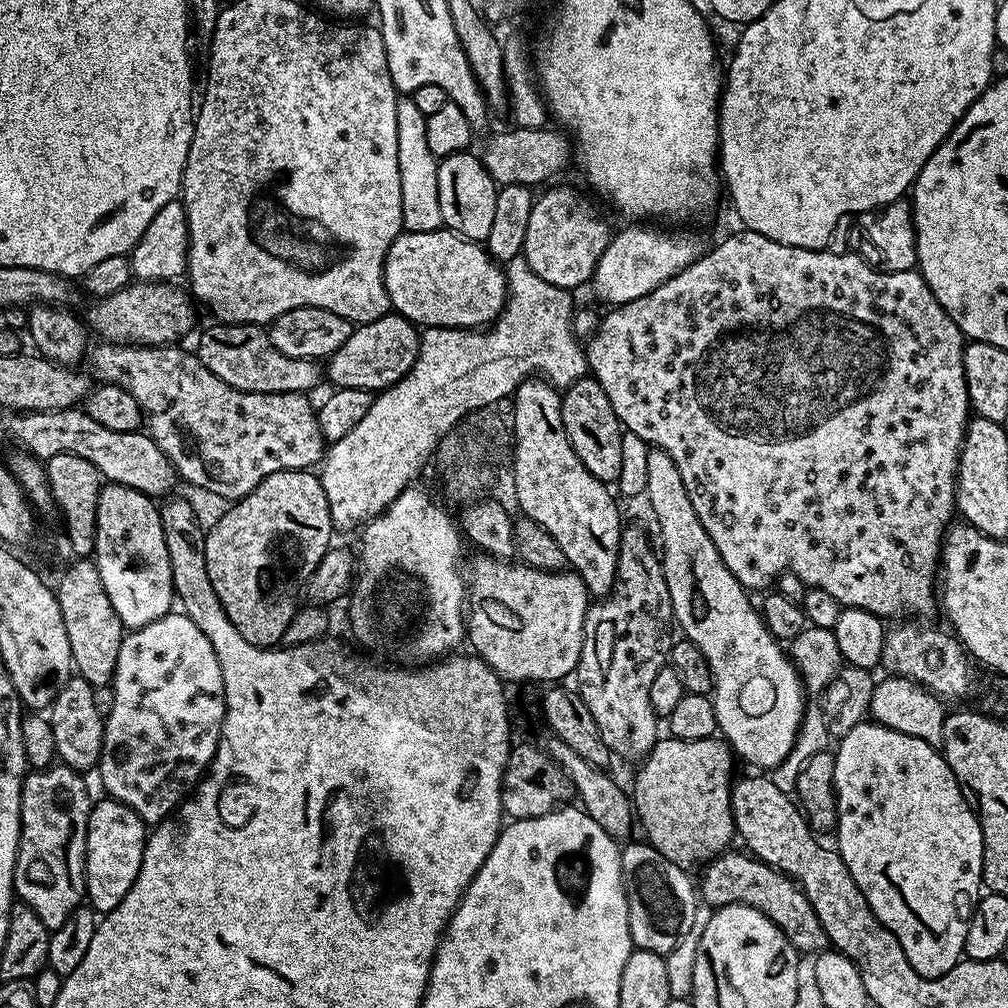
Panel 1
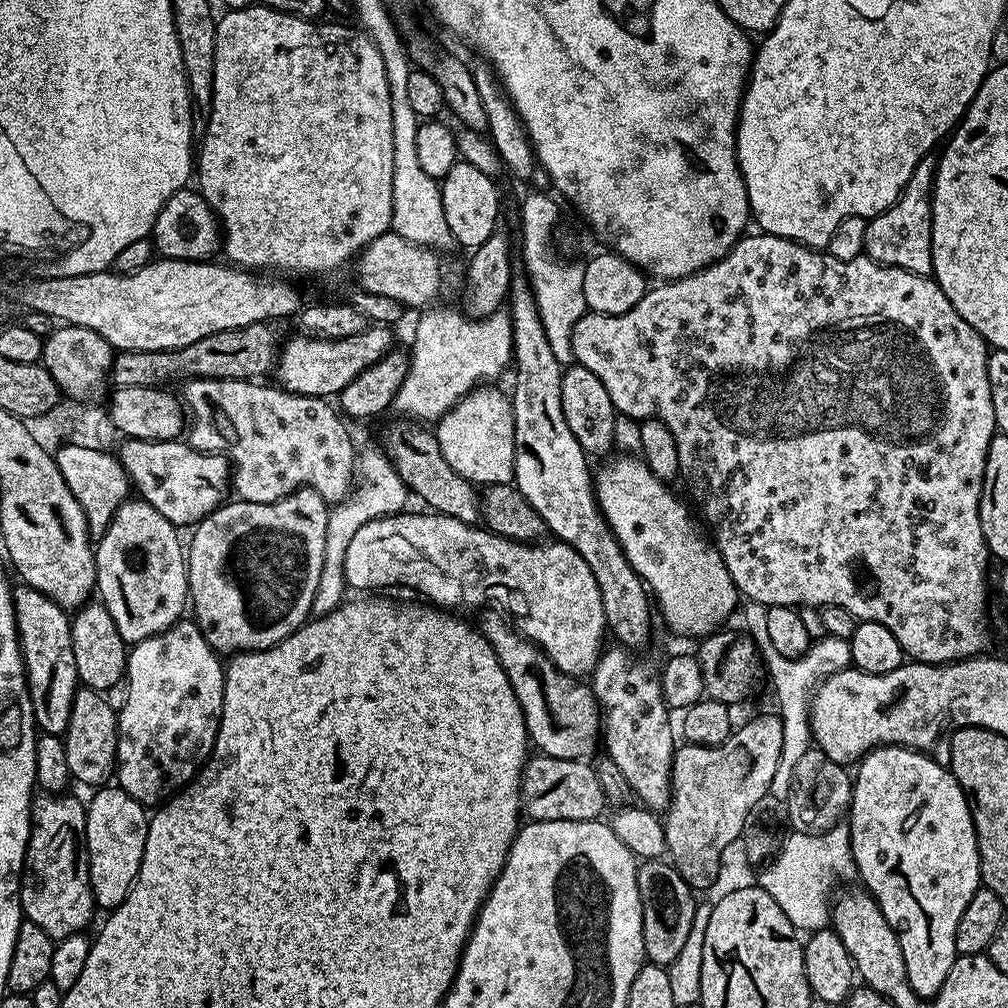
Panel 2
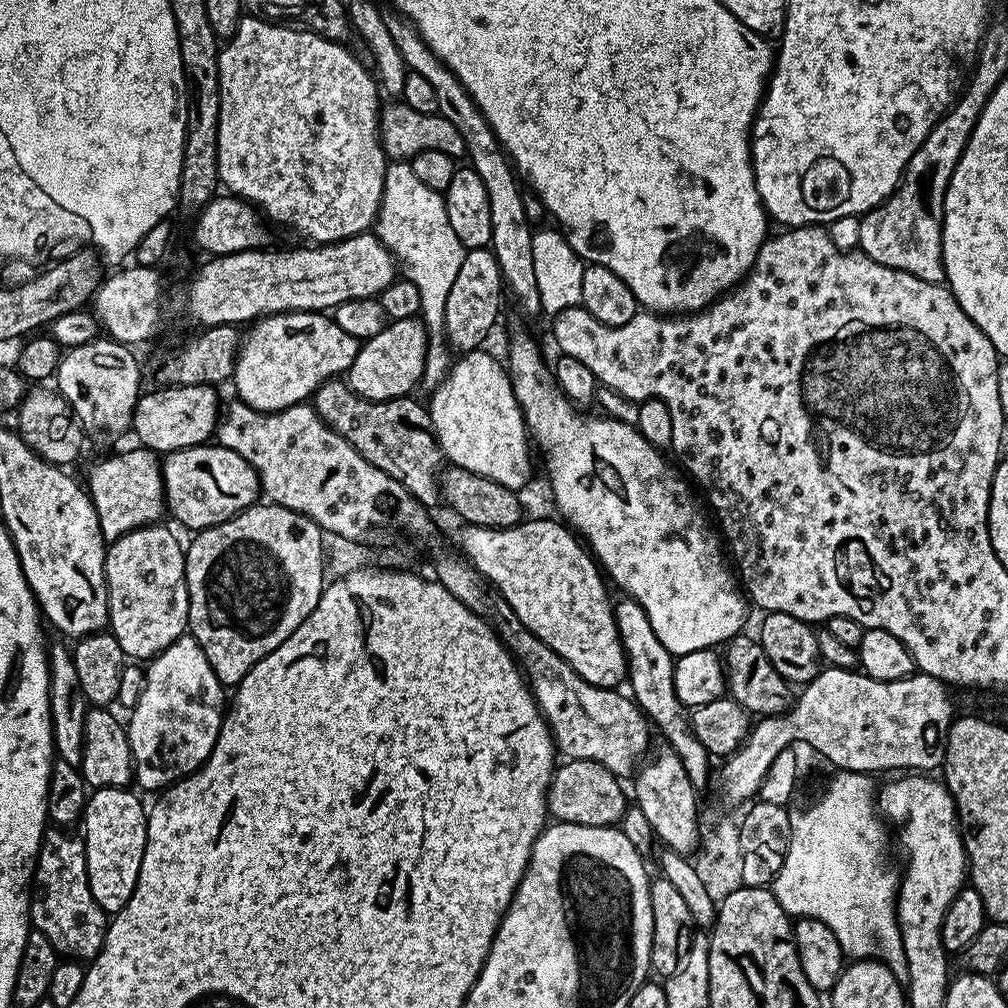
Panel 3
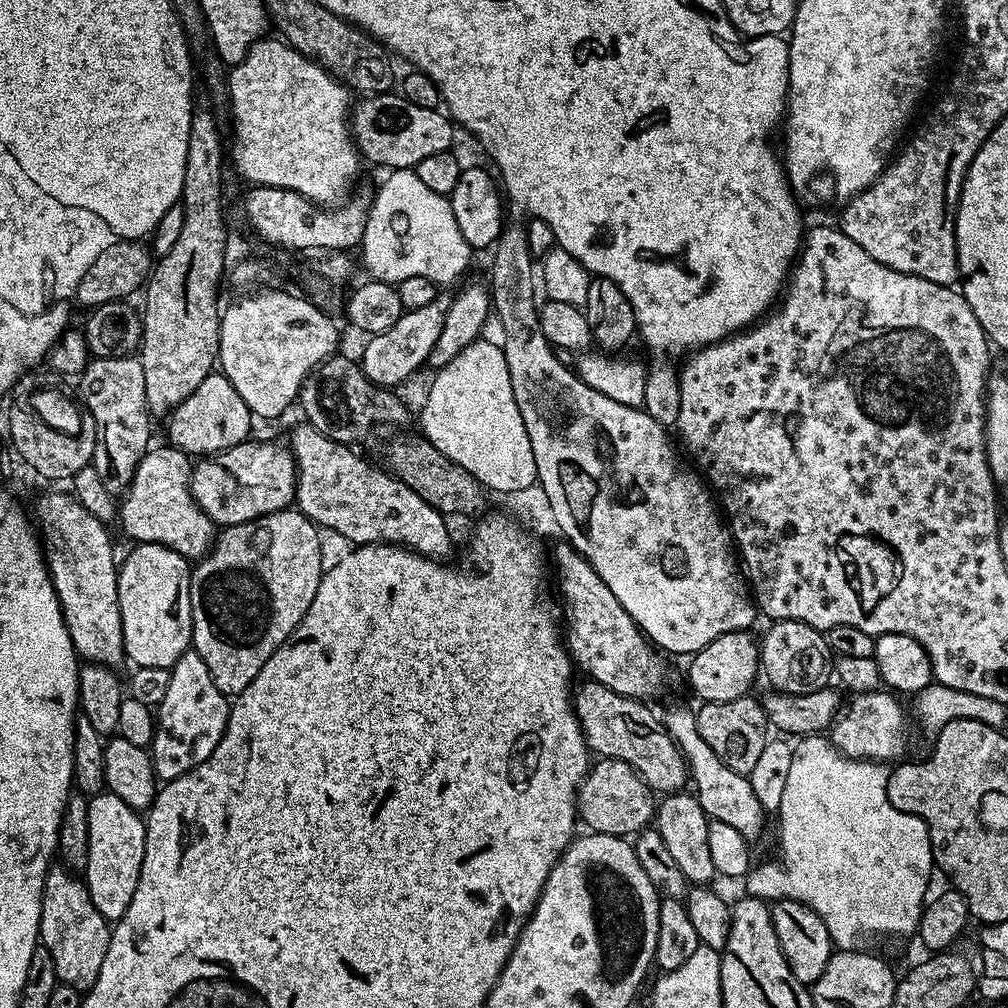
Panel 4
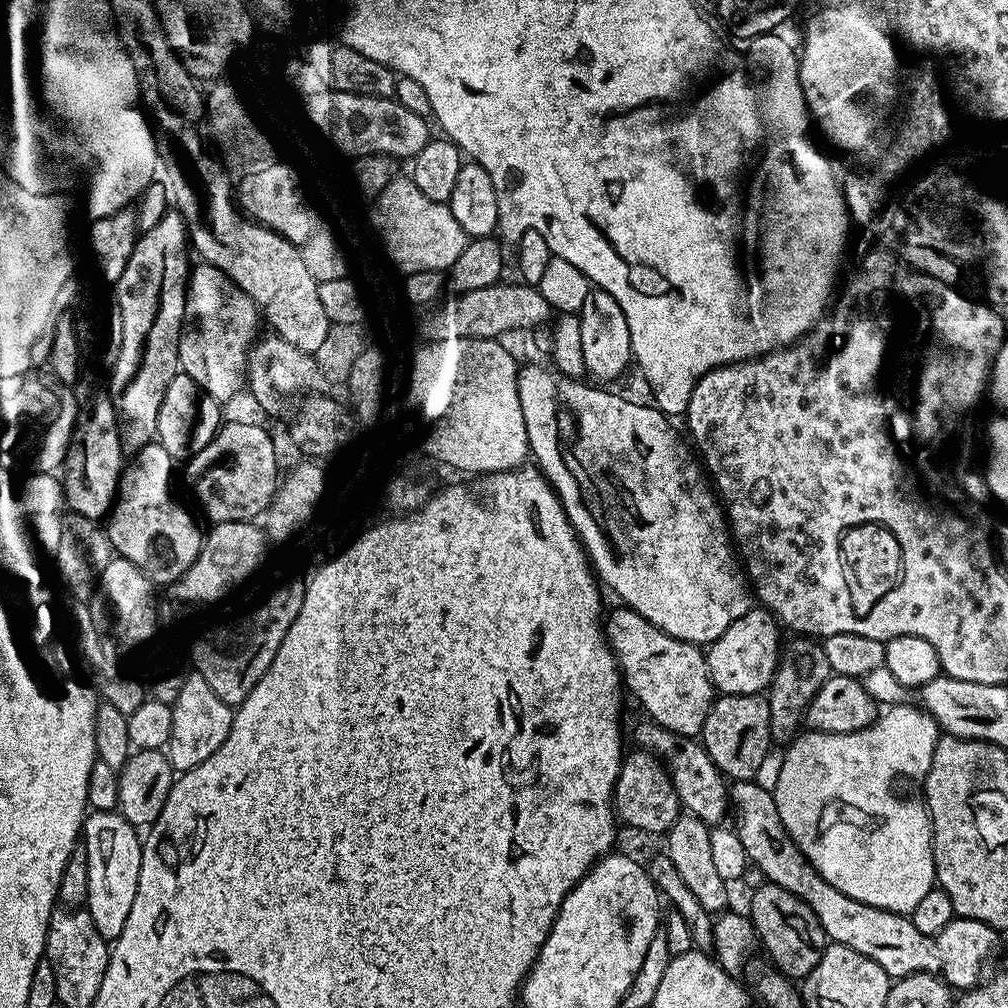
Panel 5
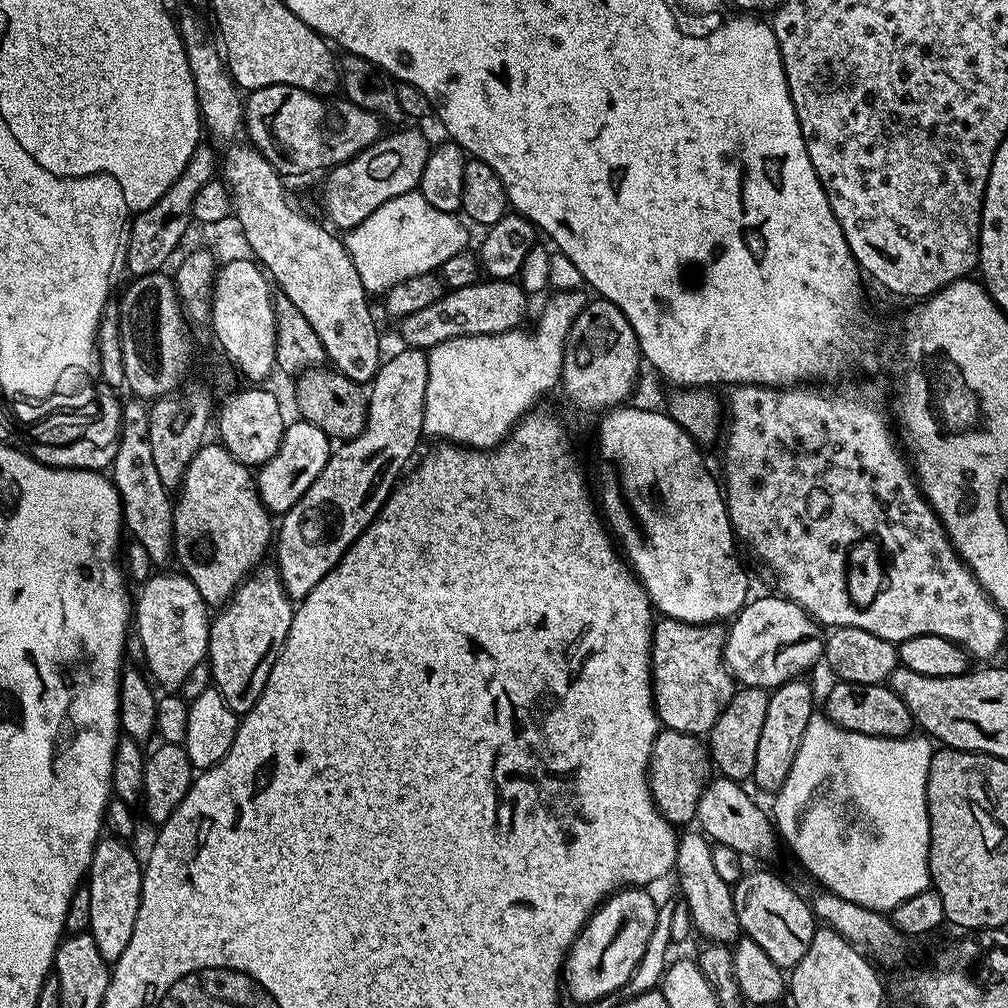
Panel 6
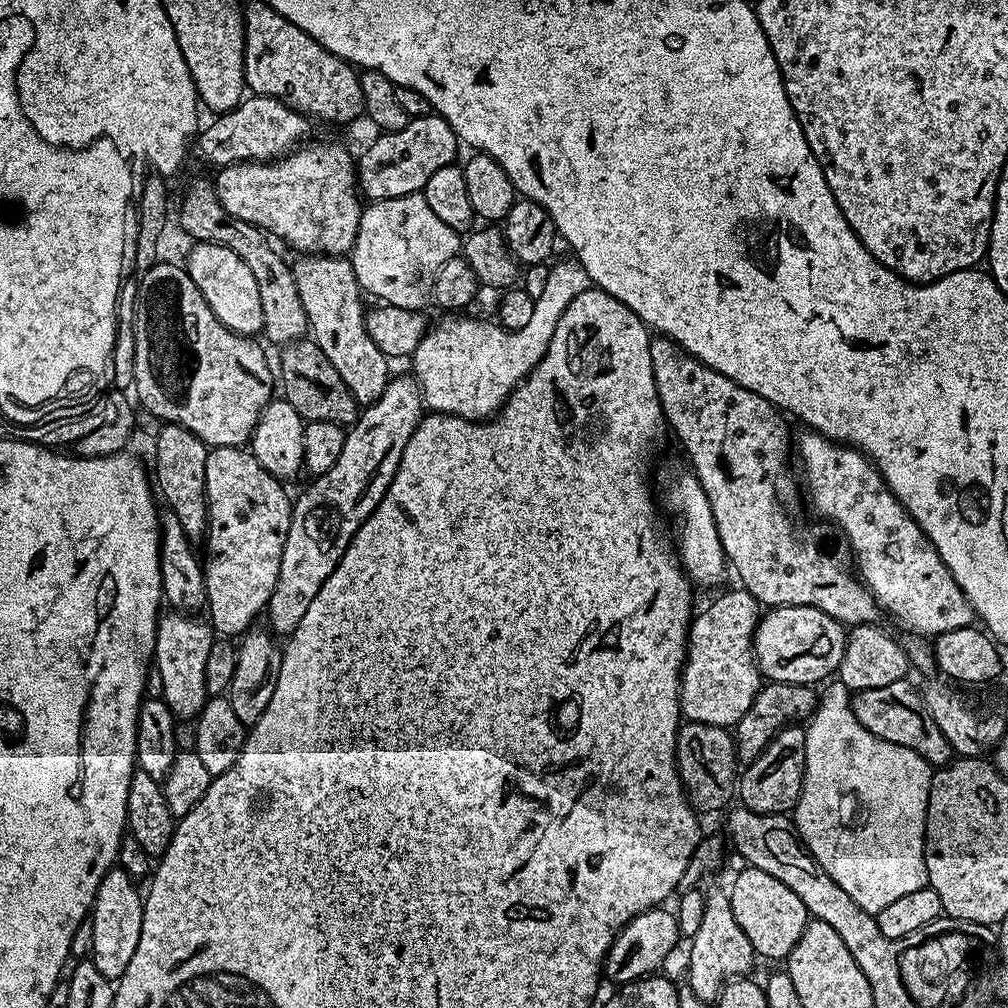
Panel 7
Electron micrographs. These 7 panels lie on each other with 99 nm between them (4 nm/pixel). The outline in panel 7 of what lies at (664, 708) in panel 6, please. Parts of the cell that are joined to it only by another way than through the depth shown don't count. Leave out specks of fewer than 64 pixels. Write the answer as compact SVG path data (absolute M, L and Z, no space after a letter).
M724 592L705 612L697 611L690 621L688 646L684 657L684 670L680 674L680 710L685 721L694 724L713 724L731 729L750 710L754 698L760 693L762 677L752 650L752 637L762 615L756 600L749 592Z

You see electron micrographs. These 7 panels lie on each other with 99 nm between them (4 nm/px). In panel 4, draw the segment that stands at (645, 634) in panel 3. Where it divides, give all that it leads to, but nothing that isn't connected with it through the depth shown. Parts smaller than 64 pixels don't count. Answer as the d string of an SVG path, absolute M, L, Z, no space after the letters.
M676 704L668 713L663 713L662 719L664 729L668 731L670 738L674 738L680 753L688 763L690 784L705 814L713 820L734 826L734 829L738 830L738 833L742 834L748 842L758 839L764 832L766 811L762 803L758 802L748 776L745 773L730 770L730 766L726 766L726 762L722 762L722 758L718 758L718 754L714 754L714 750L706 746L702 734L698 734L696 714L691 707L688 709L684 704Z

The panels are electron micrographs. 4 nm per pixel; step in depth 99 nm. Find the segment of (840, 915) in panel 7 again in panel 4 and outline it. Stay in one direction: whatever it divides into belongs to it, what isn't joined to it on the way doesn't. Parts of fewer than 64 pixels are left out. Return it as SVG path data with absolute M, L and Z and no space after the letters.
M589 679L587 683L575 689L574 707L589 749L597 757L618 758L635 768L653 793L671 794L681 791L690 780L688 763L674 738L670 738L664 729L663 719L659 715L655 716L647 708L647 703L633 700L631 696L614 694L614 690L602 686L594 679Z

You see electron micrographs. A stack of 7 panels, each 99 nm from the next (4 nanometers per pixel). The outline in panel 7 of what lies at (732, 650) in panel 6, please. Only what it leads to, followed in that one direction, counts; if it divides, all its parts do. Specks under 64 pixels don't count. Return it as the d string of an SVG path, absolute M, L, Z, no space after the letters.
M782 606L768 608L761 615L756 634L752 637L752 650L765 681L816 686L819 680L827 681L839 673L847 641L845 625L830 614L814 606Z

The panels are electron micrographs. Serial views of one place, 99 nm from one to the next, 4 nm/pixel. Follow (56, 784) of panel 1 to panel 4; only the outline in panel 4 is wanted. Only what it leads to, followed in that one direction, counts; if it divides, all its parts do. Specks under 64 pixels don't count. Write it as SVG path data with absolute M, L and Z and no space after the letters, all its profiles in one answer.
M63 866L49 867L42 890L39 943L50 950L50 958L54 958L57 981L82 994L90 991L94 982L98 982L98 970L102 970L111 937L110 921L98 914L87 883Z

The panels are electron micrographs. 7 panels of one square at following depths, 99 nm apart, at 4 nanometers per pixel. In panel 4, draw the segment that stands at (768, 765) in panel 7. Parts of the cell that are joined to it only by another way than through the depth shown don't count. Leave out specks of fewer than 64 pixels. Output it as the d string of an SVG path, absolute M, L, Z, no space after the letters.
M778 620L767 625L764 641L759 641L762 676L778 692L813 692L829 687L834 653L821 629L801 620Z

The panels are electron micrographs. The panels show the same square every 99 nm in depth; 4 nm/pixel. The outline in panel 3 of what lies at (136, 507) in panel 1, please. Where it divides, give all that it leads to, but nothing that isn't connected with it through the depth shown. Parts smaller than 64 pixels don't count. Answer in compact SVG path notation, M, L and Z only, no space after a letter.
M148 524L122 534L107 545L104 554L110 631L125 657L136 662L151 661L170 642L185 635L188 626L185 549L162 525Z

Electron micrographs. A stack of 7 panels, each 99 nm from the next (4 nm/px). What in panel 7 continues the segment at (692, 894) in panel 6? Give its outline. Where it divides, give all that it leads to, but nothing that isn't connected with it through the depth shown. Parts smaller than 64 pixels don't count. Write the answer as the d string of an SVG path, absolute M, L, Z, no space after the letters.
M708 892L704 897L704 913L702 927L698 934L690 938L692 949L688 952L688 984L687 991L692 992L700 1000L715 1001L729 980L735 977L747 977L752 971L754 953L750 946L750 938L742 934L742 926L732 913L728 901L728 892Z

